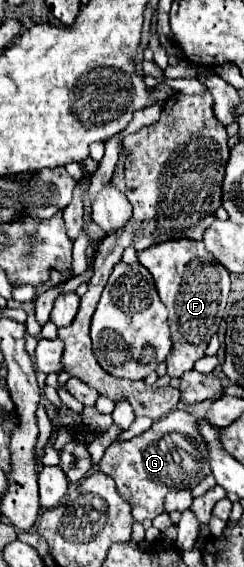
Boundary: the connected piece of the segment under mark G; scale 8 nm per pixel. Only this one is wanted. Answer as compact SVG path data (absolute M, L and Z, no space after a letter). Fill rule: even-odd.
M174 410L168 416L156 420L144 434L134 436L126 442L112 442L100 460L100 470L114 478L118 492L130 502L132 516L136 522L142 522L146 518L154 520L162 512L164 496L168 492L188 486L194 488L202 478L210 474L210 456L206 456L206 440L198 436L198 418L186 410Z

